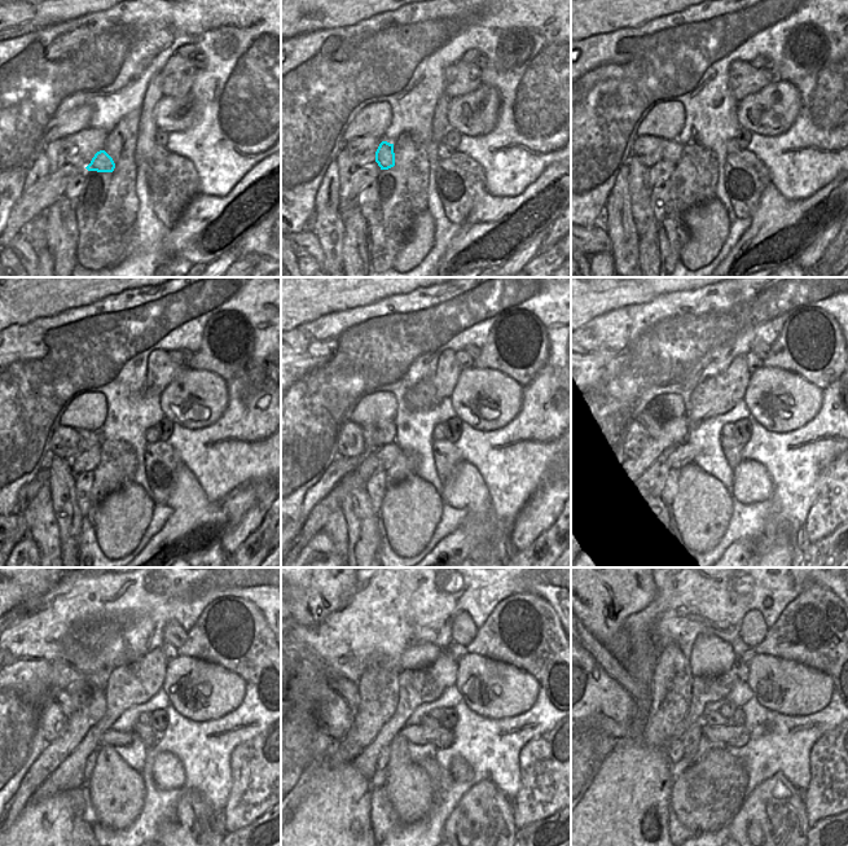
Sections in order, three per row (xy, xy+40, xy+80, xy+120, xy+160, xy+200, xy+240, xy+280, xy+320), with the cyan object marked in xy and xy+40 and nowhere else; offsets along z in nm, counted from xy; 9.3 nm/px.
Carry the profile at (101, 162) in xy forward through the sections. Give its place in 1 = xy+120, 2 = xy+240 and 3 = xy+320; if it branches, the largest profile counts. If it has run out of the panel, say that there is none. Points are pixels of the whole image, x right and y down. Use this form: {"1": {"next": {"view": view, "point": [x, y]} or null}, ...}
{"1": {"next": {"view": "xy+120", "point": [87, 439]}}, "2": {"next": {"view": "xy+240", "point": [69, 700]}}, "3": {"next": {"view": "xy+320", "point": [638, 691]}}}

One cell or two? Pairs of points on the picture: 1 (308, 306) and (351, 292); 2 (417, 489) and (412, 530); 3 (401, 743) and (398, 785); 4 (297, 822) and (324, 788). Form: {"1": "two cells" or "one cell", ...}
{"1": "one cell", "2": "one cell", "3": "one cell", "4": "one cell"}

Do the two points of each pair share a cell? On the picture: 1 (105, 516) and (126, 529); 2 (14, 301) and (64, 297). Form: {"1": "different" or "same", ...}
{"1": "same", "2": "same"}

